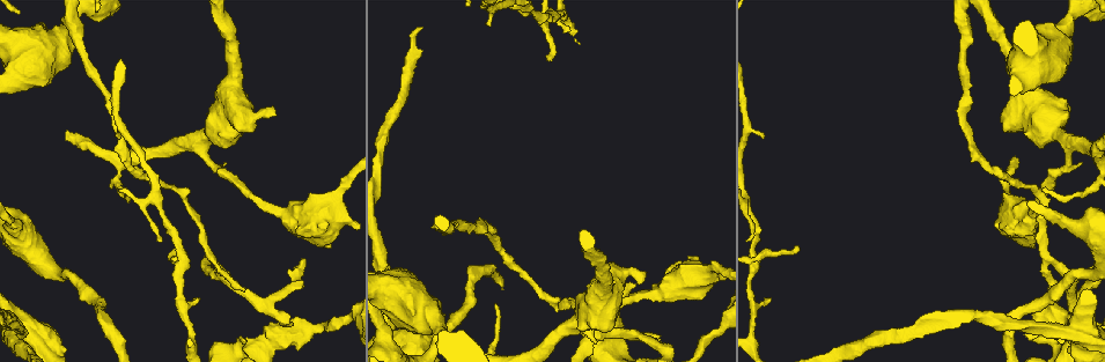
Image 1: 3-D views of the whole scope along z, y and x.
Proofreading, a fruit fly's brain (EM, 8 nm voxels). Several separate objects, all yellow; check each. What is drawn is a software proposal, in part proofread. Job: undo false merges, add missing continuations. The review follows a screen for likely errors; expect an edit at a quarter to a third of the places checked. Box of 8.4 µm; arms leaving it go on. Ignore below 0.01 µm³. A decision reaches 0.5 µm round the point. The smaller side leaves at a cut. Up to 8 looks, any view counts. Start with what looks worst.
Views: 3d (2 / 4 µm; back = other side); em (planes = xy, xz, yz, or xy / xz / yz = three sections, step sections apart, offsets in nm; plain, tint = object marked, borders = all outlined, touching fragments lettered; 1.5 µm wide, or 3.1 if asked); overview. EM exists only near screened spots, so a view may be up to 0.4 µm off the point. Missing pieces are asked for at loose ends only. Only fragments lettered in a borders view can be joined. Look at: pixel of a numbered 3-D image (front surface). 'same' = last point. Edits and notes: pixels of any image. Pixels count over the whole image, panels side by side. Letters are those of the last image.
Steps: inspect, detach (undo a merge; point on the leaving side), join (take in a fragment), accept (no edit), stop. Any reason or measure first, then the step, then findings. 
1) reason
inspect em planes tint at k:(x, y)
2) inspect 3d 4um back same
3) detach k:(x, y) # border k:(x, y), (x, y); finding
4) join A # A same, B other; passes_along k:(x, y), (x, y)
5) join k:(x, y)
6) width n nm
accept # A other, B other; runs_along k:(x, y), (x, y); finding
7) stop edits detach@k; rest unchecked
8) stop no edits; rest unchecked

sudden change in width
inspect em planes borders at 1:(1073, 332)

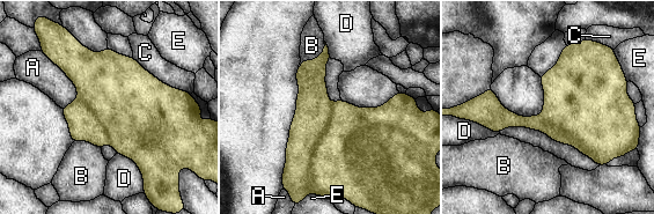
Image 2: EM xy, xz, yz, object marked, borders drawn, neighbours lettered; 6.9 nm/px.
detach 2:(313, 109) # A other, B other, C other, D other, E other; border 2:(331, 103), (311, 152), (309, 186); a second neuron is stuck on

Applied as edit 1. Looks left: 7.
thin end
inspect 3d 2um at 1:(1047, 289)

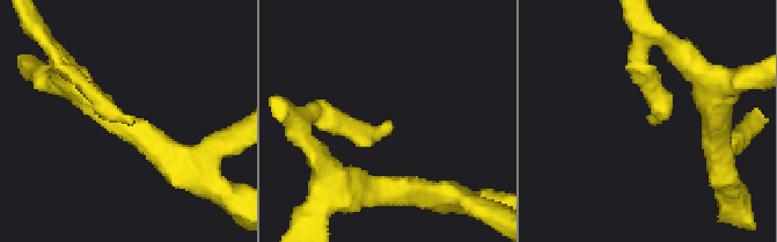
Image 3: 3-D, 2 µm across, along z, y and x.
shape alone is not enough
inspect em planes tint at 3:(650, 120)

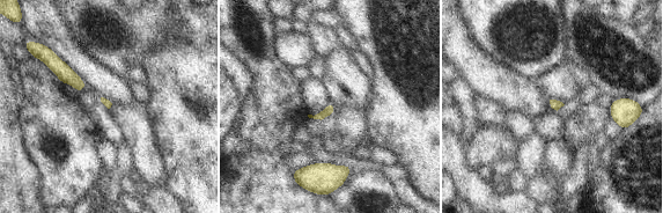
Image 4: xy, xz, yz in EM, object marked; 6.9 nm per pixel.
what lies round it
inspect em planes borders same

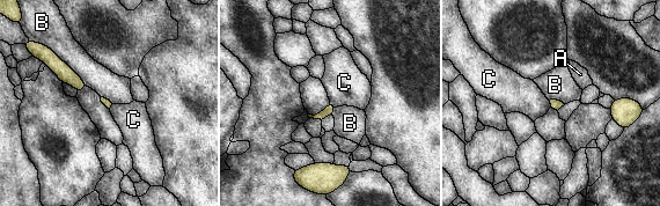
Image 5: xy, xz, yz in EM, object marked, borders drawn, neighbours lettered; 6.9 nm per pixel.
longest_contact B 380 nm
accept # A other, B other, C other; border 5:(549, 101), (551, 107); none of them fits

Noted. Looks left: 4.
an open end
inspect em planes plain at 1:(799, 248)

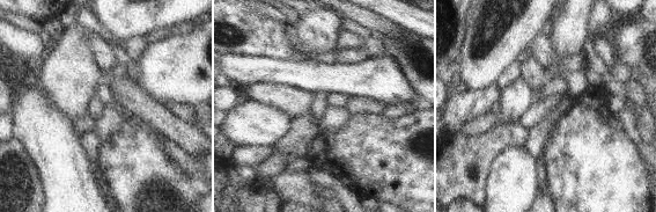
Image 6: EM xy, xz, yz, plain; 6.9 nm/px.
inspect em planes borders same

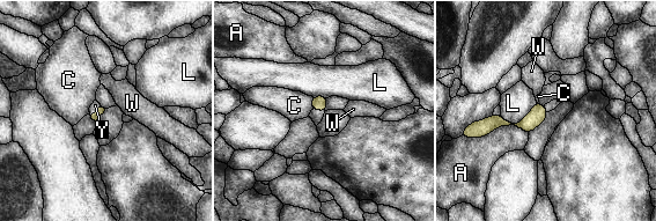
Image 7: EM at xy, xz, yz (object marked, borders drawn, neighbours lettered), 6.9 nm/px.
join Y # A other, C other, L other, W other, Y same; passes_along 7:(94, 117), (96, 112), (95, 105); the neuron continues

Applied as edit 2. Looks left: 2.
stop edits detach@2, join@7; rest unchecked

